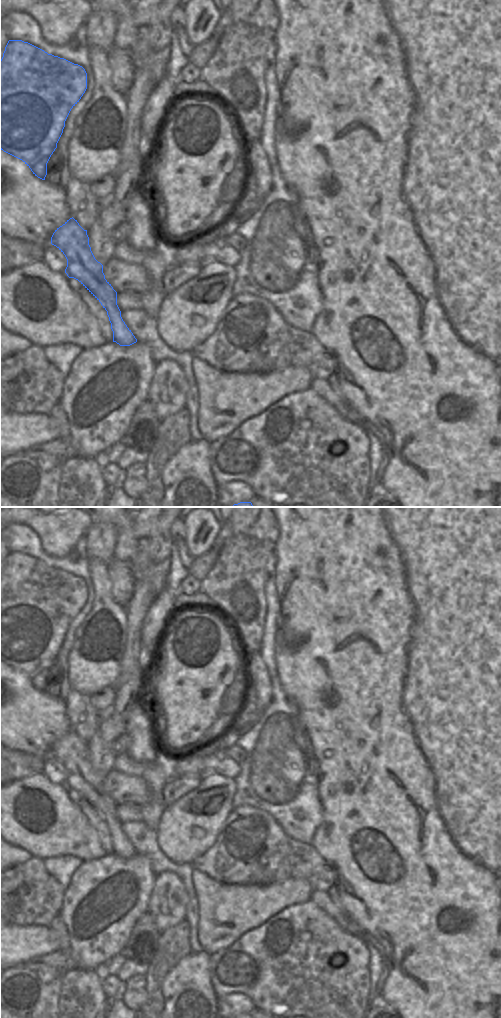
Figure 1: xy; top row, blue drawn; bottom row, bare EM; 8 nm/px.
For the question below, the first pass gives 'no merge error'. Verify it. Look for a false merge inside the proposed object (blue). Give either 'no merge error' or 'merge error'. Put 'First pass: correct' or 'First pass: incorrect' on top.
First pass: correct
no merge error

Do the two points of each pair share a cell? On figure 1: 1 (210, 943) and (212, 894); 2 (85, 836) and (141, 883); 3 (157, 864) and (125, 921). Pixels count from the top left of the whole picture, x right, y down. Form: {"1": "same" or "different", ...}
{"1": "same", "2": "different", "3": "different"}

